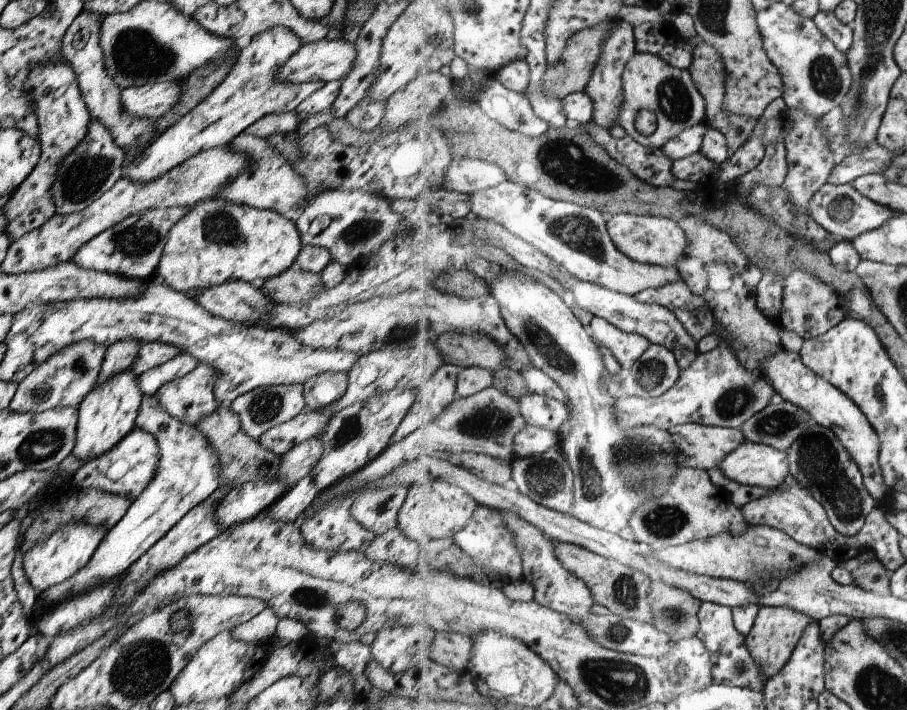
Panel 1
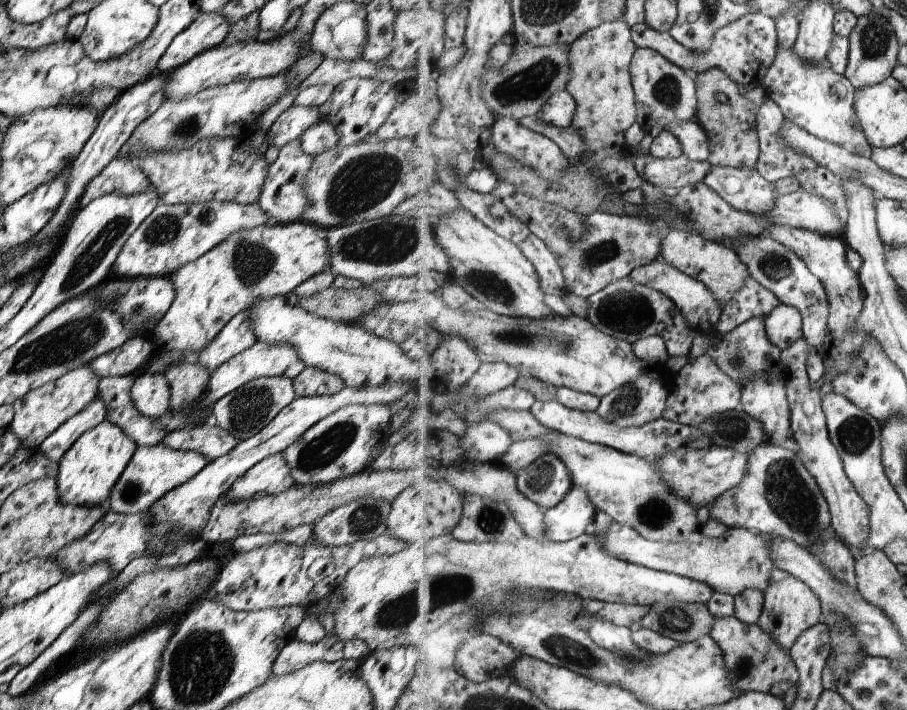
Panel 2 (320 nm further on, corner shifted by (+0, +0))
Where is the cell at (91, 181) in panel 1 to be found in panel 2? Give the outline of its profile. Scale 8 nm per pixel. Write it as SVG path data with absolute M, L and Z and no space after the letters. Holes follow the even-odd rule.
M118 157L95 175L79 197L79 208L104 194L125 195L126 197L150 190L151 184L144 172L133 160Z

